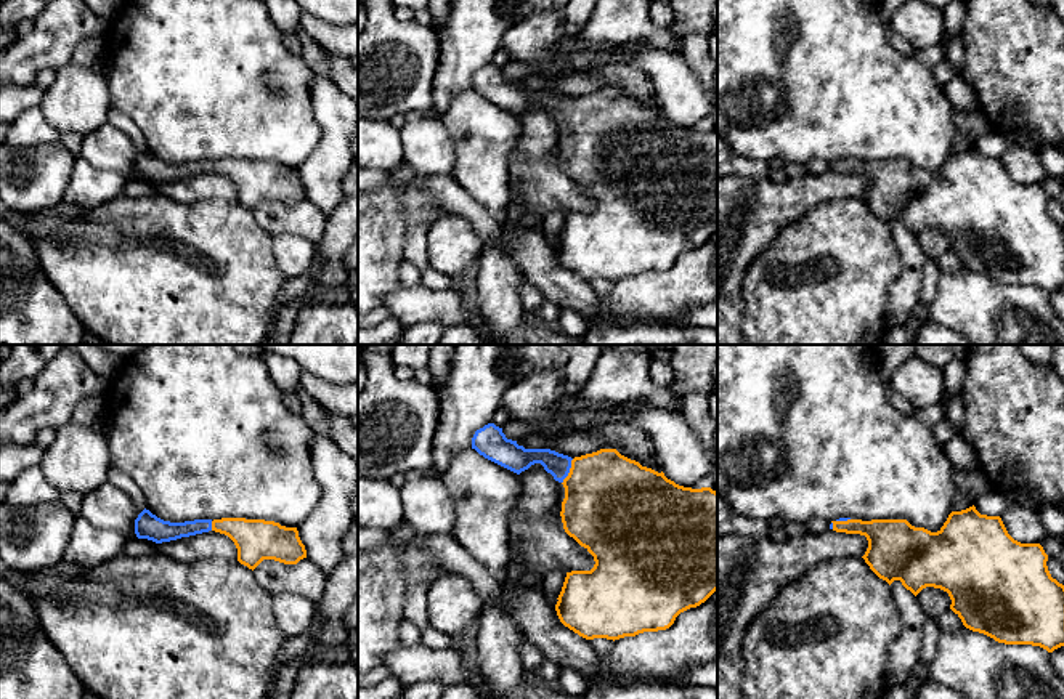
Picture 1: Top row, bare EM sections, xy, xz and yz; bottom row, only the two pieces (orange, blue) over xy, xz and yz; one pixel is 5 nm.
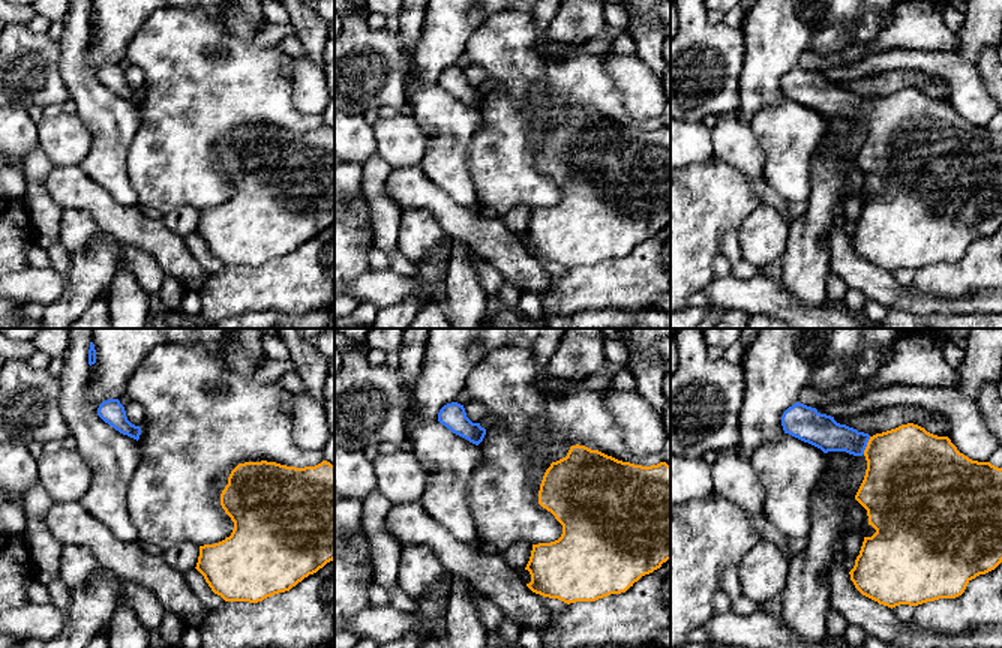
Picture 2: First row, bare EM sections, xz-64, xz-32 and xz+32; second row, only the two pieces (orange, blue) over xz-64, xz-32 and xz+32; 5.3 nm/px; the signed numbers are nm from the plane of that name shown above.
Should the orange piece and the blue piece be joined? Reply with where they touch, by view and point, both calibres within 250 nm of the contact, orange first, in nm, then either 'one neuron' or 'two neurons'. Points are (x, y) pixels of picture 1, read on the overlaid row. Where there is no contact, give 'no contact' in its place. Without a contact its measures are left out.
meets orange in xz at (570, 472); 460 nm thick on the orange side, 120 nm on the other; one neuron

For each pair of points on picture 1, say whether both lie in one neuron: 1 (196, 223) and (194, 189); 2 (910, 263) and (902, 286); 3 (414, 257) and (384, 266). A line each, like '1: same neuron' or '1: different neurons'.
1: different neurons
2: same neuron
3: different neurons

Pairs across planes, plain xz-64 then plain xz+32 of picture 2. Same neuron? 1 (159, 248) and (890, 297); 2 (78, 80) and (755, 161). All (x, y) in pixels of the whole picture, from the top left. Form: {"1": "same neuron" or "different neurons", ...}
{"1": "same neuron", "2": "different neurons"}

